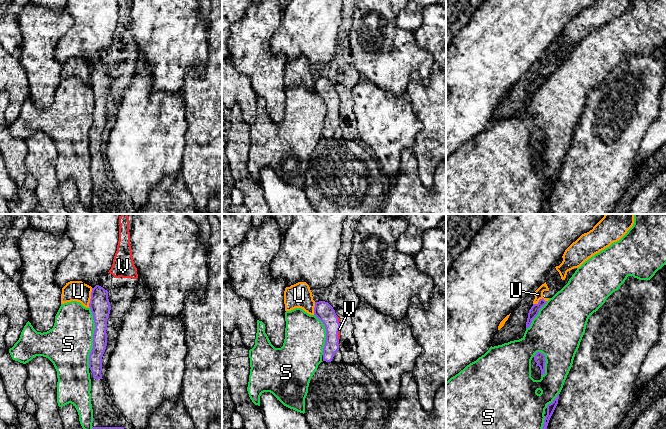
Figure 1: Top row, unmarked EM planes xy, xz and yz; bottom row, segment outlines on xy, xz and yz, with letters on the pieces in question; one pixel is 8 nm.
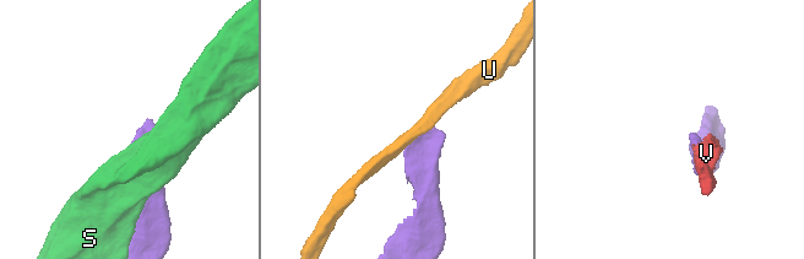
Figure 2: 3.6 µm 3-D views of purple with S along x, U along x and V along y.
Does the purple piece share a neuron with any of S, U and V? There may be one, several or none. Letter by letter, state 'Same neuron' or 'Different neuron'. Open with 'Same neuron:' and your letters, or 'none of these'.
Same neuron: V
S: Different neuron
U: Different neuron
V: Same neuron

